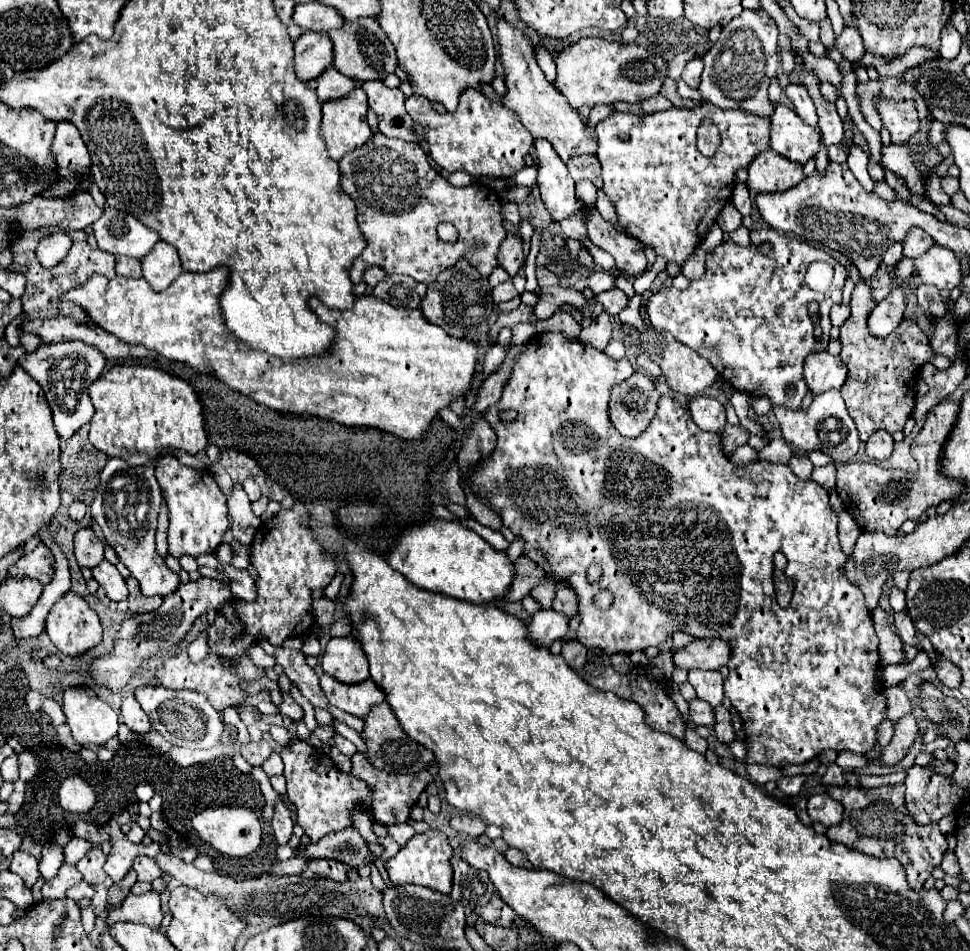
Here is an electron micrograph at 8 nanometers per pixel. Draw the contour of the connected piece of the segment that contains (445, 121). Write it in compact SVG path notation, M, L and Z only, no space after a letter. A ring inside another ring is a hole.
M468 88L460 96L458 110L452 114L440 114L424 96L406 98L406 110L414 122L422 124L430 144L430 156L446 172L464 170L472 176L508 178L524 168L524 156L532 148L532 134L518 120L518 114L510 108L486 98L482 92Z

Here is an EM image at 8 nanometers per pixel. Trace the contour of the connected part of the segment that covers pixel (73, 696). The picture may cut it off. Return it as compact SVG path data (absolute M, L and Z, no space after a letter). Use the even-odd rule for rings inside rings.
M82 686L64 690L64 714L78 744L106 744L118 736L118 716L102 698L88 694Z

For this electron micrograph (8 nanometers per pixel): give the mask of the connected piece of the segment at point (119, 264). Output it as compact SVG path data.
M116 256L116 272L118 272L120 276L140 278L140 276L142 276L142 266L140 266L140 260L126 258L126 256Z

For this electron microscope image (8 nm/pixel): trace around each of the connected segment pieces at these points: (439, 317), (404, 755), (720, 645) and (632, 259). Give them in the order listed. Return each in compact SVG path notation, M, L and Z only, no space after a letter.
M460 260L456 266L442 272L434 284L428 286L426 296L420 304L420 310L426 316L426 320L444 328L450 336L474 342L478 346L478 360L482 362L486 350L490 348L490 342L488 342L488 332L490 332L488 320L490 320L490 314L492 314L492 294L490 294L490 290L492 288L490 288L488 280L484 276L480 276L476 272L476 268L472 268L466 260Z
M382 702L382 704L374 706L374 710L370 710L370 714L364 718L364 722L366 722L366 726L360 736L364 738L364 742L368 746L368 760L374 768L386 770L386 772L414 774L418 770L428 770L432 764L436 764L434 754L428 748L424 748L422 744L416 744L414 740L410 740L410 736L406 736L406 732L398 724L390 704Z
M692 640L680 650L670 648L676 668L684 670L720 670L730 658L730 646L724 640Z
M596 208L590 210L588 218L588 234L594 246L606 250L616 258L616 270L626 276L640 276L648 262L644 254L644 246L628 234L620 234L614 226L610 226Z

